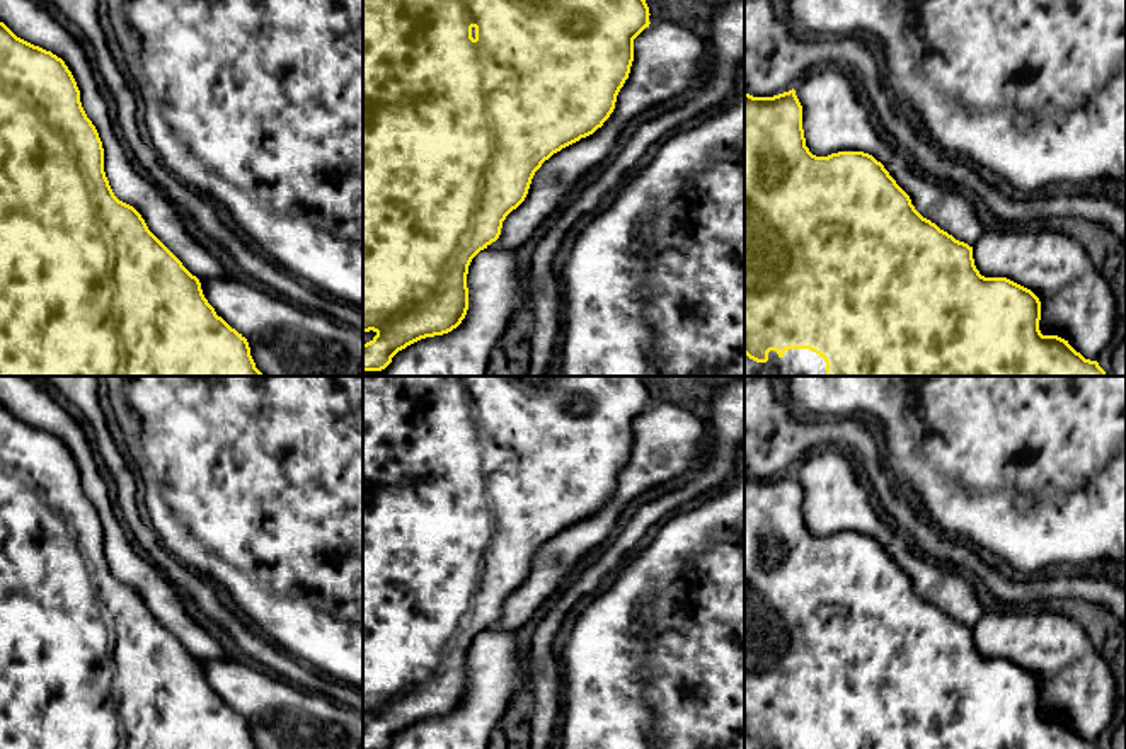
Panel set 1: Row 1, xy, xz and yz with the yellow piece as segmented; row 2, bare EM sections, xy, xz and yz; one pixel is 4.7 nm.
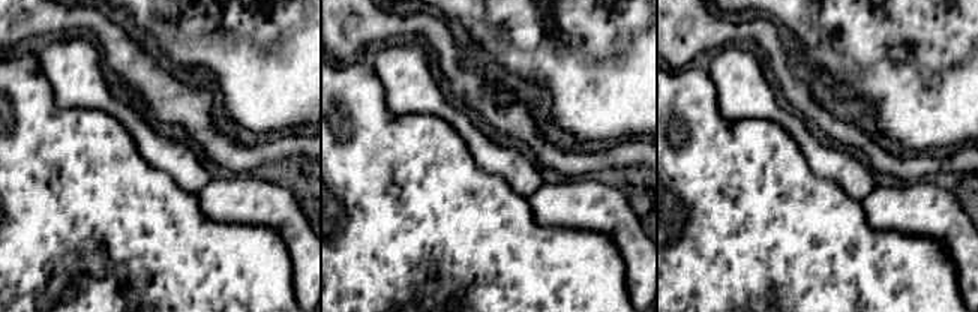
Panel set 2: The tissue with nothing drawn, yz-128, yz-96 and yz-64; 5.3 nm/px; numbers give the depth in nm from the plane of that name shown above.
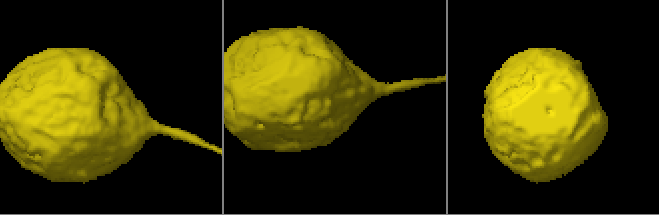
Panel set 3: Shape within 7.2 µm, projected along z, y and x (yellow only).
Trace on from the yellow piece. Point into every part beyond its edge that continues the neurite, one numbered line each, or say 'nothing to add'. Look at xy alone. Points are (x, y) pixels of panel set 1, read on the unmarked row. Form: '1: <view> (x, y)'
nothing to add

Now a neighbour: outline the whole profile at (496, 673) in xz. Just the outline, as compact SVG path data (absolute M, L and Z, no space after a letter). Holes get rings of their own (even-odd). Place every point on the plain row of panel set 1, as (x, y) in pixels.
M518 630L480 632L468 647L468 691L448 715L399 732L387 749L487 749L516 693L530 689Z

